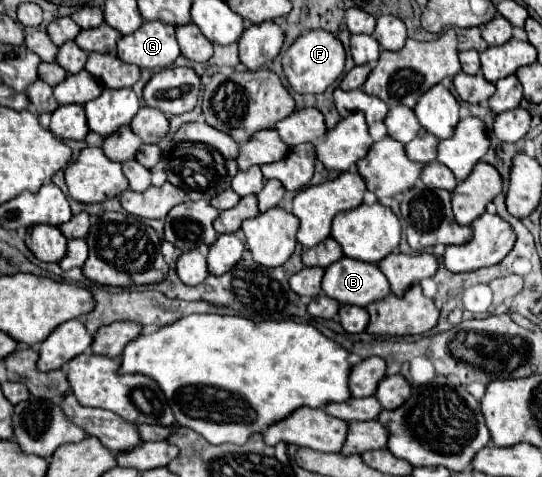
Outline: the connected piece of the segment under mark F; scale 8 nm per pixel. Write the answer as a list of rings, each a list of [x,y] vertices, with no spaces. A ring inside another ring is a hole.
[[[308,30],[308,32],[300,34],[294,40],[294,44],[284,52],[282,68],[284,68],[284,76],[290,84],[290,88],[294,92],[320,94],[342,74],[344,60],[346,60],[344,46],[334,34],[330,34],[326,30]]]

